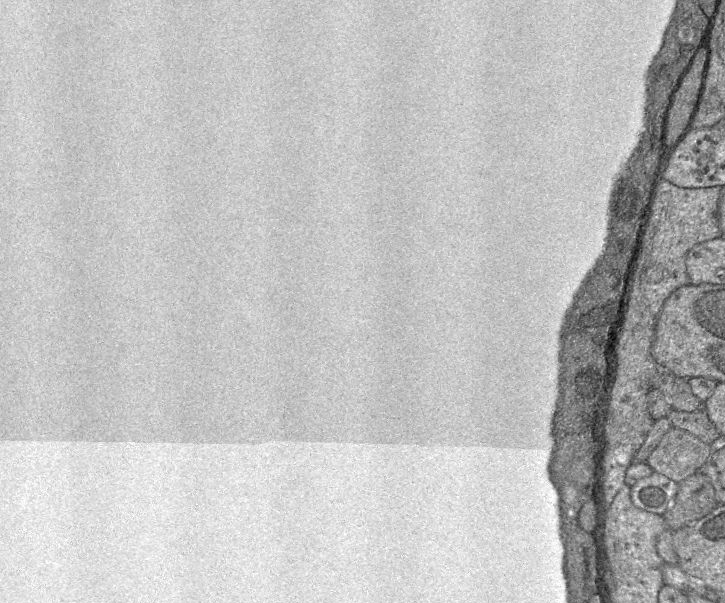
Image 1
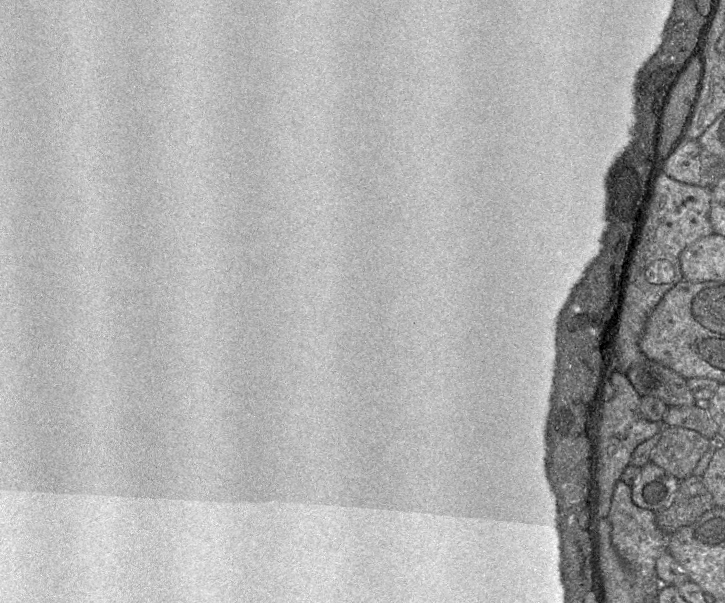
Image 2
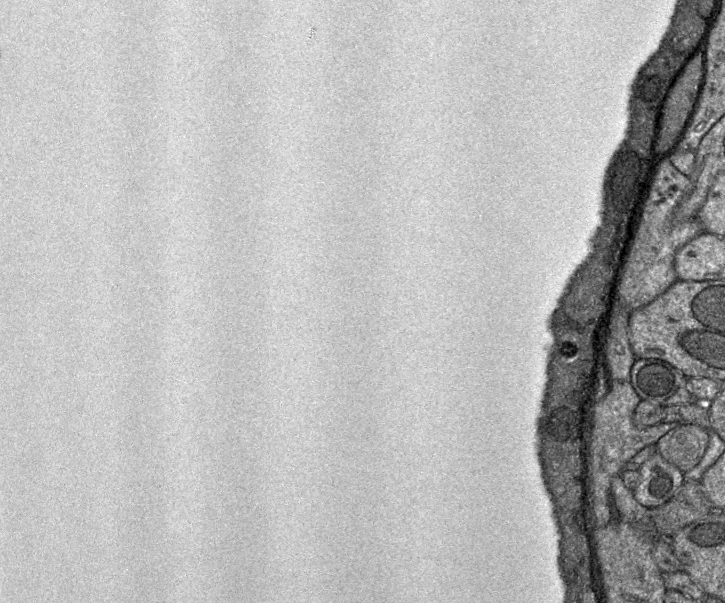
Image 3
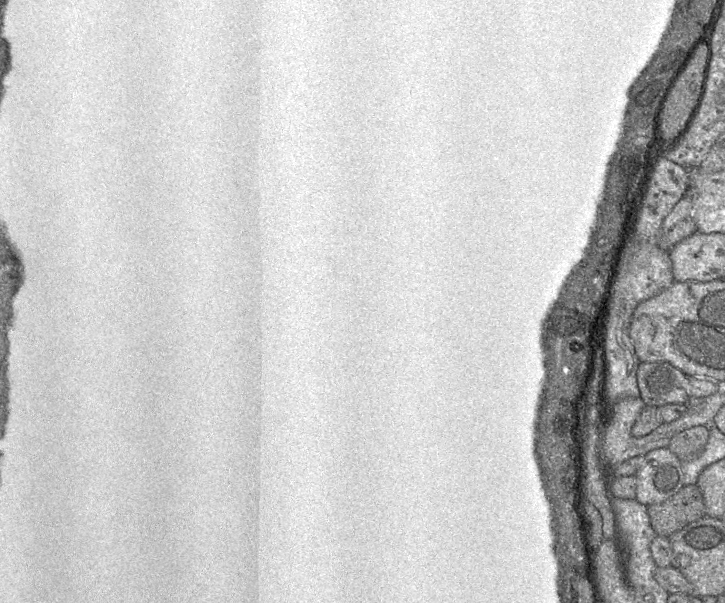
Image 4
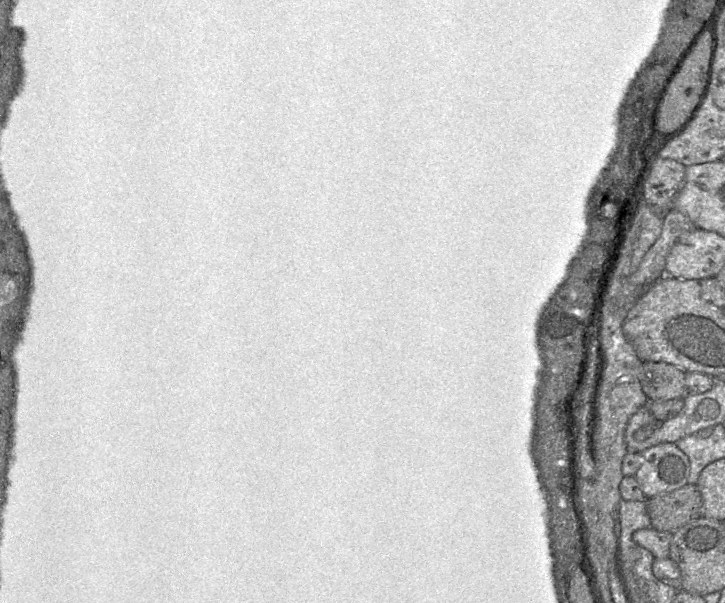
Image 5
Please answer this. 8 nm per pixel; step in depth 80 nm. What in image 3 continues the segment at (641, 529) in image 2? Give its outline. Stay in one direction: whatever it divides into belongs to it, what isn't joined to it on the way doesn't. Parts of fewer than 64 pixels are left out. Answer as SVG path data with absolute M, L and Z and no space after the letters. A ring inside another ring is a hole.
M621 475L612 480L611 502L620 521L636 525L651 525L651 510L639 504L632 490L624 484Z

